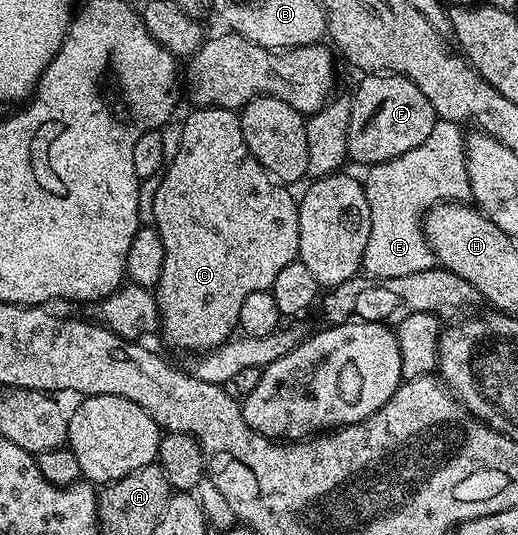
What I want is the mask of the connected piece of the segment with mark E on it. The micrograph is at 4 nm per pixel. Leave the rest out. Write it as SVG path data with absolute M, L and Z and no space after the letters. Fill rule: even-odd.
M438 120L432 127L432 132L419 147L414 147L411 151L406 151L404 155L397 156L390 161L381 161L379 164L367 168L366 177L363 178L365 187L365 198L368 200L369 215L372 217L372 230L369 231L368 245L365 247L365 259L363 261L363 270L373 278L386 280L388 278L402 278L404 275L418 274L420 271L431 269L435 266L436 258L430 251L430 246L426 242L426 234L423 230L425 213L431 206L441 203L445 200L465 200L470 194L470 181L467 179L466 154L465 154L465 136L460 131L461 126L455 121Z

